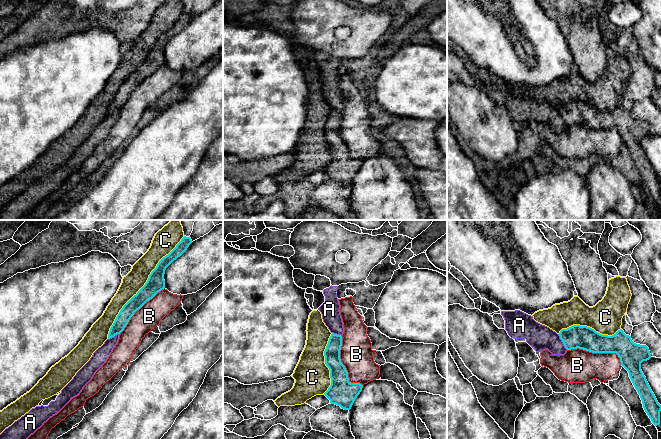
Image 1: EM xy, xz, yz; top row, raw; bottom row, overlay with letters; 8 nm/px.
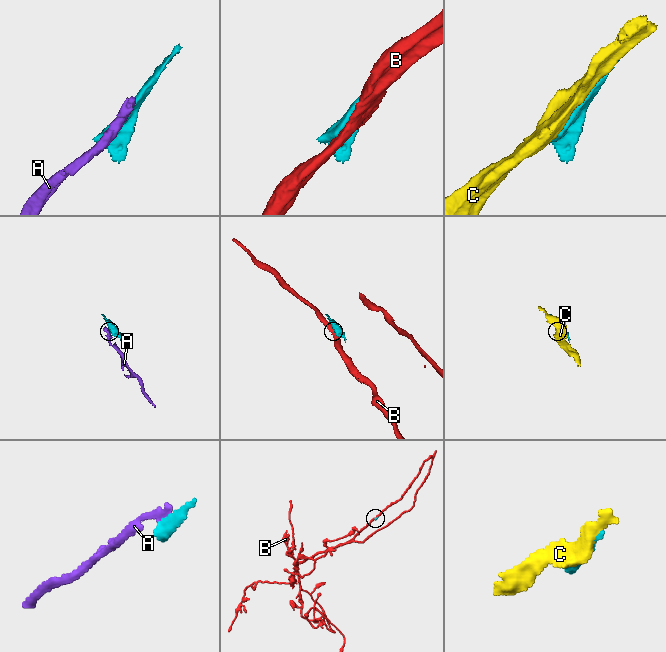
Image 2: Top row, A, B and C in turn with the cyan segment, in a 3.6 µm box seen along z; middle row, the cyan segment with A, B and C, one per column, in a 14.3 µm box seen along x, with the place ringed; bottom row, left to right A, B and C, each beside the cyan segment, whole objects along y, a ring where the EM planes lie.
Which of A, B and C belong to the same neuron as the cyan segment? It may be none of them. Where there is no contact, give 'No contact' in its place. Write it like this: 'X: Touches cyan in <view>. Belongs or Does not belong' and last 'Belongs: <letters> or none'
A: Touches cyan in yz. Does not belong
B: Touches cyan in xz. Does not belong
C: Touches cyan in xy. Does not belong
Belongs: none

